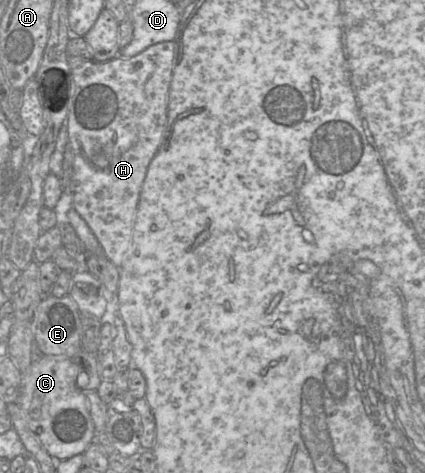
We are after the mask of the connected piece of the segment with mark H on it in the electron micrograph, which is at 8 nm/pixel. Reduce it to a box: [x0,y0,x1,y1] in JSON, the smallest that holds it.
[66,40,176,267]

